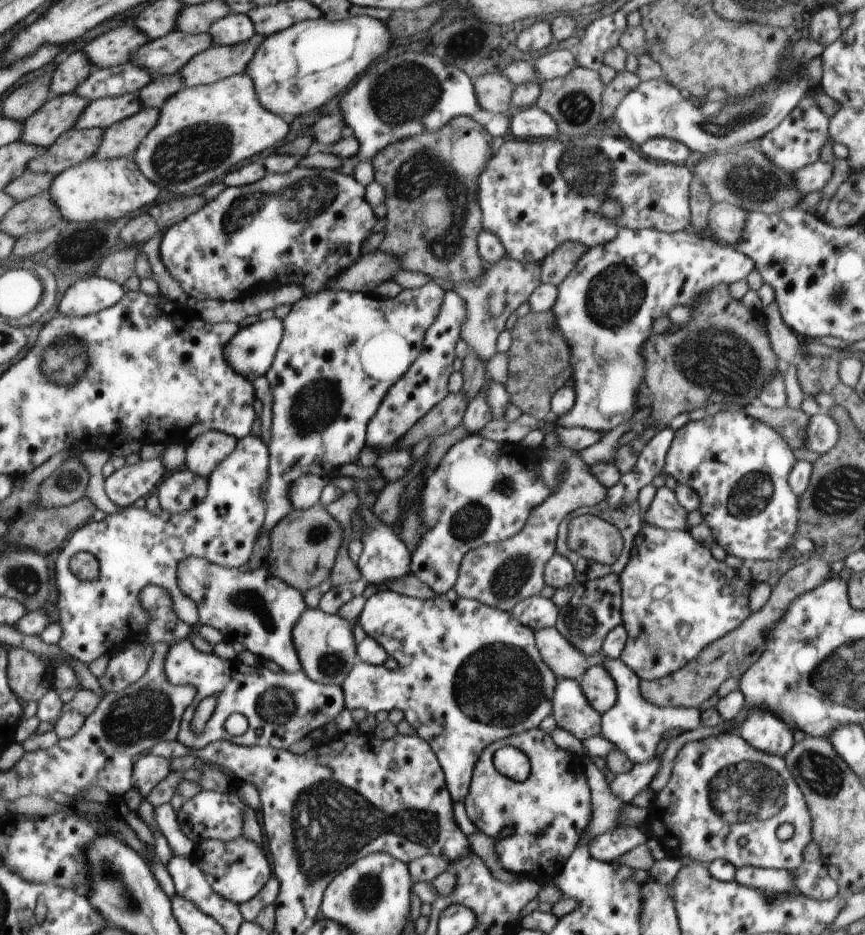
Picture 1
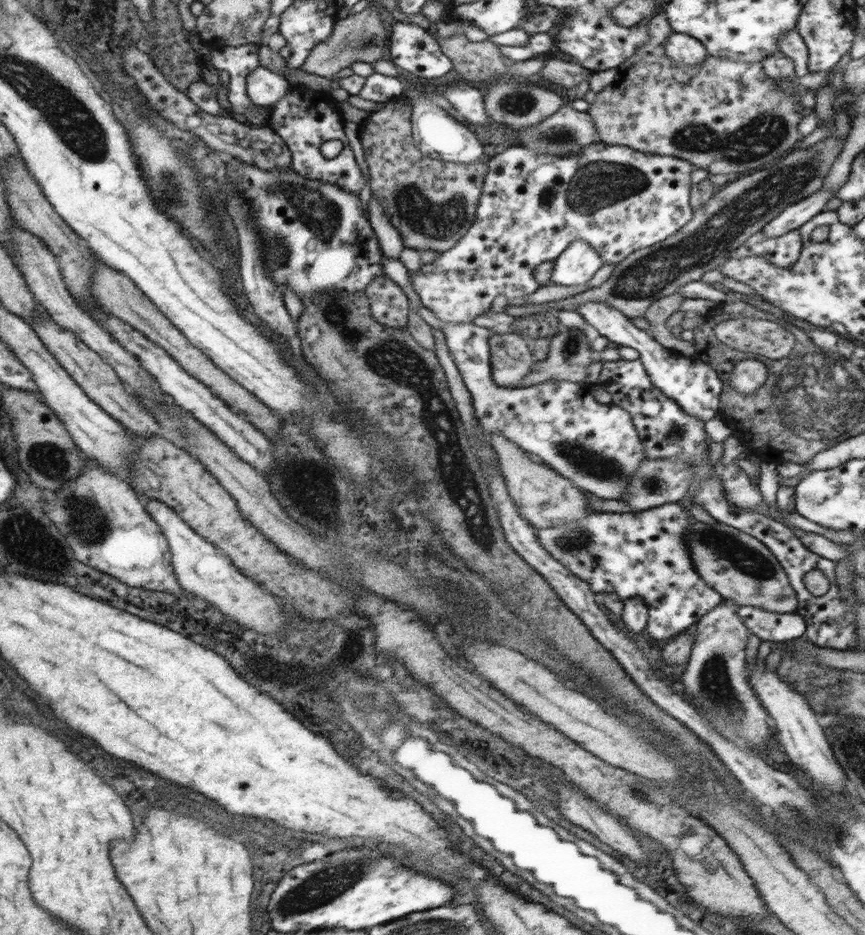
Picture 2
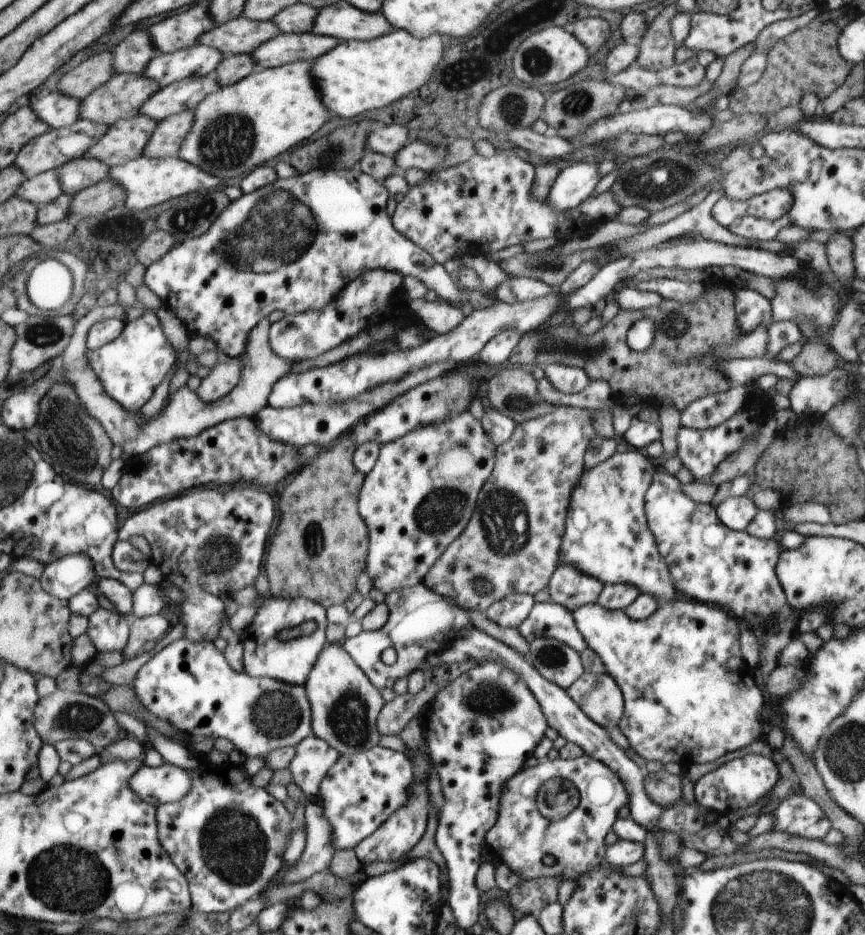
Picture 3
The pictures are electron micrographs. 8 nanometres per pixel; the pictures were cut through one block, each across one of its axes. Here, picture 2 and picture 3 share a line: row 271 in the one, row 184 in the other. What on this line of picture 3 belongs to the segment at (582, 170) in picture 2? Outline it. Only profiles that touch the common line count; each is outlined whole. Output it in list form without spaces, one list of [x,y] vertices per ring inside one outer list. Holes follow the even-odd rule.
[[[496,150],[494,156],[486,157],[476,153],[470,160],[446,168],[438,174],[427,174],[421,183],[411,186],[405,197],[397,204],[392,216],[392,224],[398,234],[408,238],[414,246],[425,250],[442,264],[452,256],[465,256],[498,252],[514,246],[538,240],[538,238],[554,238],[558,230],[583,231],[598,229],[602,223],[616,220],[622,207],[616,202],[616,196],[609,190],[598,196],[588,197],[577,209],[560,212],[552,208],[546,200],[534,200],[532,190],[534,184],[534,167],[521,153]]]

